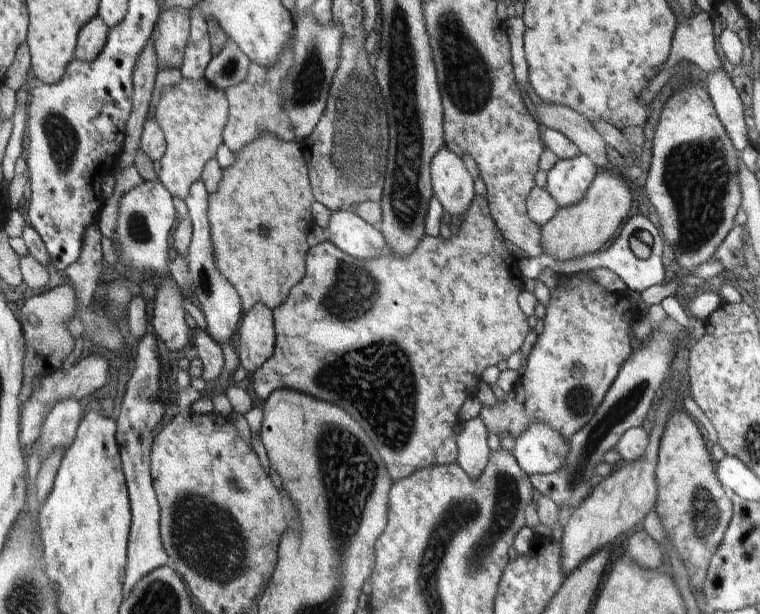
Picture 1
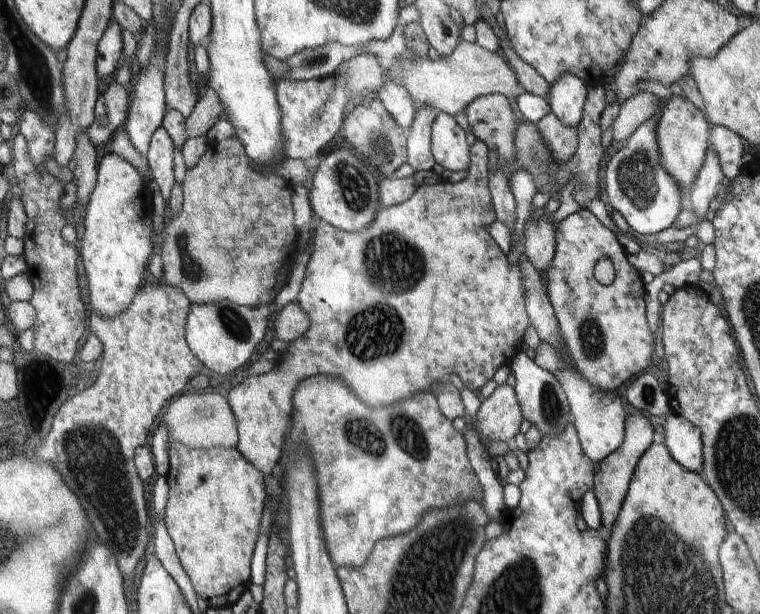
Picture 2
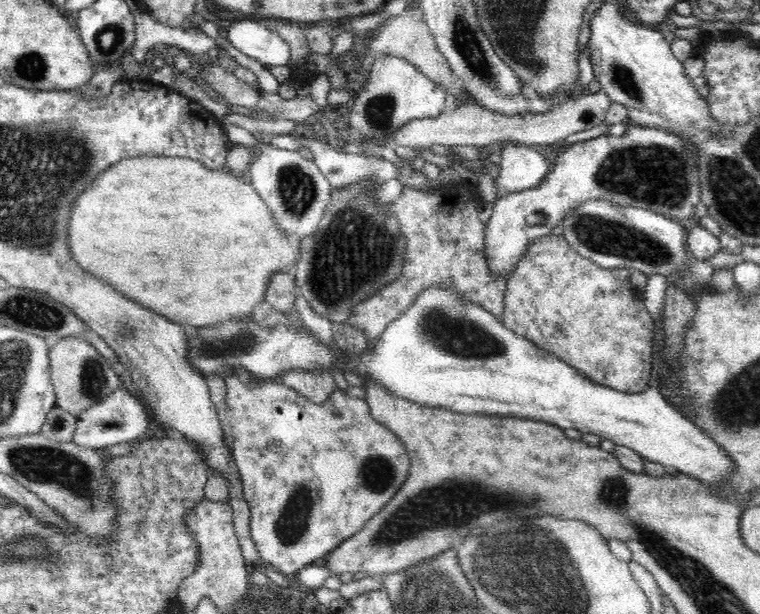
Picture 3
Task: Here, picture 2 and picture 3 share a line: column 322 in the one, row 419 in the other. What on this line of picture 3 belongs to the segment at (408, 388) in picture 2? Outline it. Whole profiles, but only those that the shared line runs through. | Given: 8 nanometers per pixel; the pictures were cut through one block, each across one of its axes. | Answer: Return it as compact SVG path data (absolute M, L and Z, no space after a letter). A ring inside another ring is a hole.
M230 375L225 378L225 386L226 386L226 398L224 398L224 406L222 408L222 412L220 412L220 425L223 427L223 434L228 435L230 439L232 439L233 448L233 460L234 465L239 470L239 475L241 476L242 488L244 493L244 498L246 502L249 504L249 509L251 510L250 517L250 528L251 528L251 537L254 543L256 543L256 549L258 549L258 553L260 553L260 562L270 563L272 566L276 566L278 570L280 570L280 574L284 574L285 576L297 576L300 569L303 569L306 565L311 565L314 560L318 560L318 558L324 558L335 546L338 546L341 542L344 542L347 538L350 538L353 534L356 534L359 530L364 528L364 525L373 517L380 512L394 498L394 495L402 488L404 481L408 478L409 470L411 467L411 458L406 454L406 448L404 448L404 444L400 441L400 438L396 437L396 434L393 434L388 428L384 427L382 424L379 424L376 419L372 416L370 412L369 406L367 405L367 401L364 399L356 398L349 396L346 394L346 391L343 392L340 388L336 387L334 392L331 394L329 400L324 401L323 403L316 404L312 402L312 399L308 399L308 397L298 393L298 391L294 390L292 387L288 385L277 383L275 380L271 380L270 382L262 382L262 384L257 383L257 379L253 381L253 384L248 386L242 385L240 383L240 379L237 375Z

